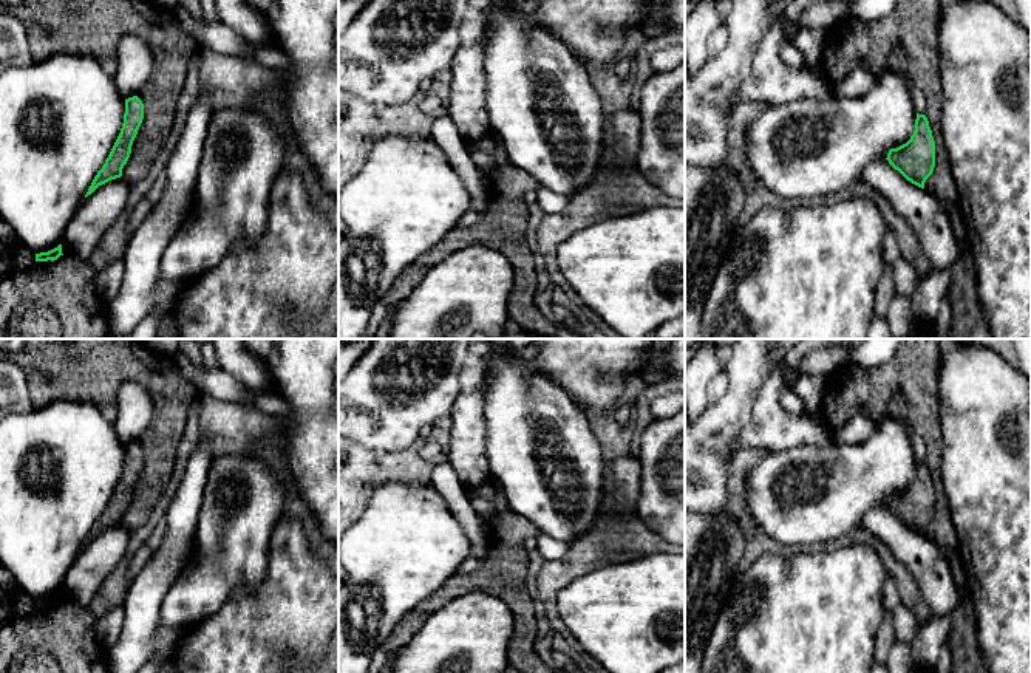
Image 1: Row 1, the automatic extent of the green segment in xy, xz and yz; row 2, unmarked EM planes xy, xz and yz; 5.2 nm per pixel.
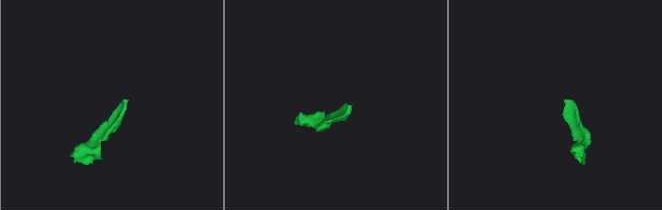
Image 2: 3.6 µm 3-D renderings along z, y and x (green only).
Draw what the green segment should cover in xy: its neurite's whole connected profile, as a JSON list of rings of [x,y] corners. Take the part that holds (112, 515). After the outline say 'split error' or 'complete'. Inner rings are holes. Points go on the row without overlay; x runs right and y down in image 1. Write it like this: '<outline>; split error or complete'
[[[138,442],[125,446],[125,459],[121,480],[108,504],[105,506],[105,511],[94,523],[85,545],[91,541],[99,532],[122,523],[122,515],[130,504],[131,492],[142,470],[142,466],[144,466],[142,447]]]; complete

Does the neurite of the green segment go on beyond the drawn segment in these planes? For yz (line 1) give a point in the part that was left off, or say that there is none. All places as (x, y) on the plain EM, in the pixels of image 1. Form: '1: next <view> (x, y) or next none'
1: next none

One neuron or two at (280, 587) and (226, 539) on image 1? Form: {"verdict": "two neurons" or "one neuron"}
{"verdict": "two neurons"}

